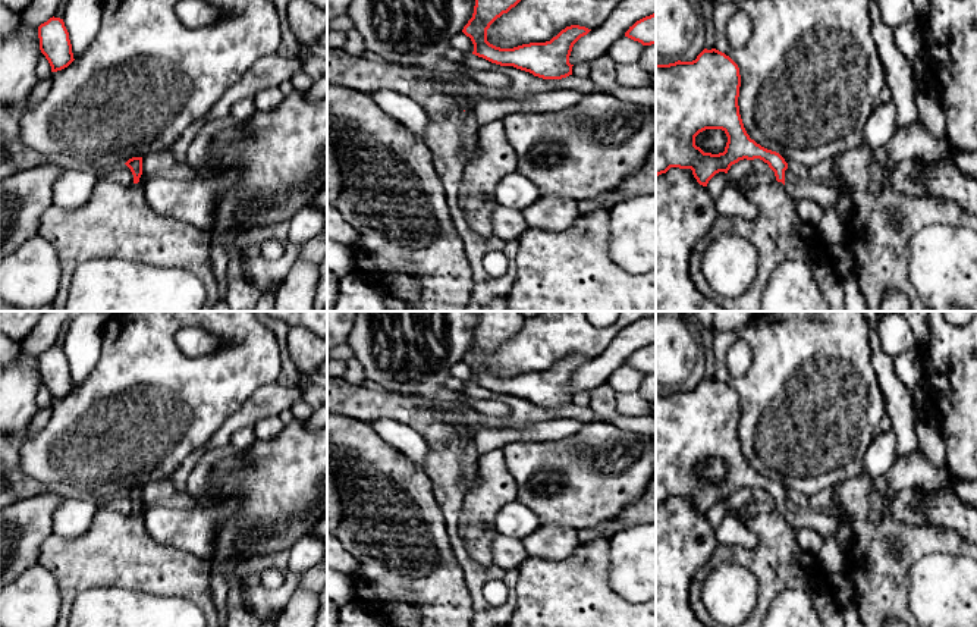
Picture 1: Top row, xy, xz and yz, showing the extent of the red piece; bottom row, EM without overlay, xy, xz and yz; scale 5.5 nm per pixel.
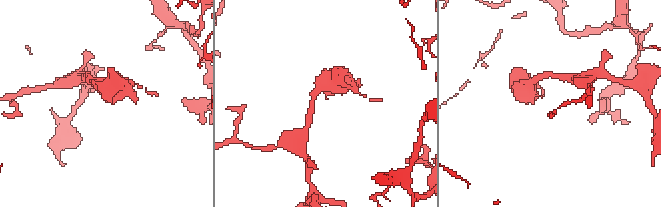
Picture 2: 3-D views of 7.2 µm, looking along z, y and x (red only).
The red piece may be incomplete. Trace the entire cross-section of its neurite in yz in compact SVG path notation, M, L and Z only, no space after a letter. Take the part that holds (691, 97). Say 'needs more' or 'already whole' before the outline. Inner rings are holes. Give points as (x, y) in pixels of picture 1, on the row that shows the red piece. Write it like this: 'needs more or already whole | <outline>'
already whole | M704 48L692 62L656 63L656 176L670 167L691 169L697 182L707 186L716 173L728 173L739 160L760 159L775 172L776 181L785 185L785 159L757 144L744 128L738 106L739 87L738 65L716 48ZM706 129L722 129L726 134L723 153L704 153L695 145L695 137Z

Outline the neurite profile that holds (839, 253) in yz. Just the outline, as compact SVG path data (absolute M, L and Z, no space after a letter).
M845 242L829 245L829 253L835 263L854 263L854 255Z

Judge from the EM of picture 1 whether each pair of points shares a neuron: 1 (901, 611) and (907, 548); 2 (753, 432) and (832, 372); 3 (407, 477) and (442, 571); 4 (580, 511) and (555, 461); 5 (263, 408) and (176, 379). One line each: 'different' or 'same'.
1: same
2: same
3: same
4: same
5: different

